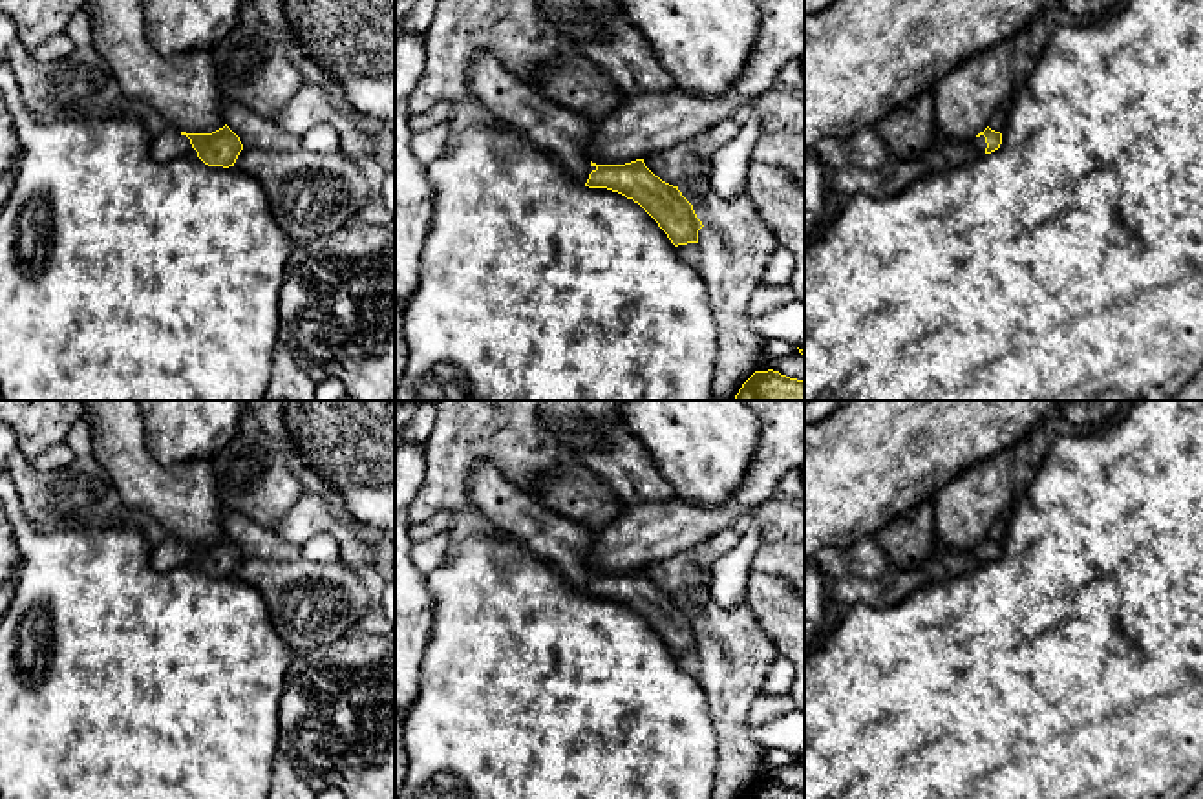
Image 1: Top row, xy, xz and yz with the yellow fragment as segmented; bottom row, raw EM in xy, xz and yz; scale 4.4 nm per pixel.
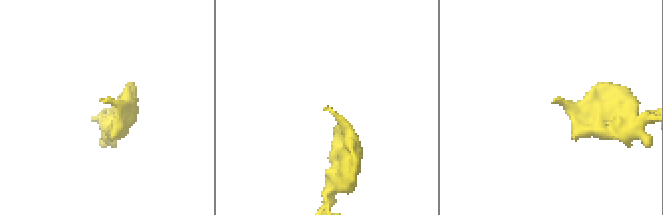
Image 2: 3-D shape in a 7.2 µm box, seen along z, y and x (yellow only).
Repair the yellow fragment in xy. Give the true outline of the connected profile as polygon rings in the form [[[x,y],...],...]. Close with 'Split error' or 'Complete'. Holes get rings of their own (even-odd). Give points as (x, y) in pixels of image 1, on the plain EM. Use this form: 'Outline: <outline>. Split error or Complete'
Outline: [[[227,534],[212,543],[186,543],[170,536],[154,547],[150,563],[163,572],[197,565],[208,576],[229,578],[241,559],[240,547]]]. Split error

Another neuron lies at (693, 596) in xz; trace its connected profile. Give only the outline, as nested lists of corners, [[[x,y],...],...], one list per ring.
[[[691,585],[686,591],[682,591],[682,594],[678,596],[678,600],[682,602],[682,605],[693,613],[697,609],[702,607],[702,603],[711,598],[709,587],[708,585]]]

